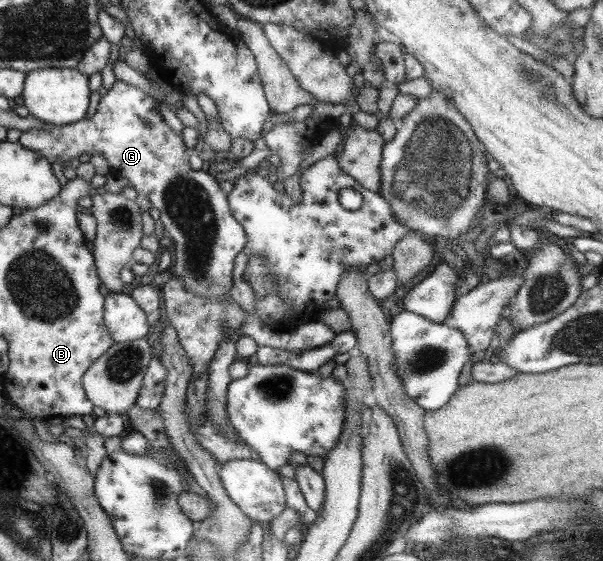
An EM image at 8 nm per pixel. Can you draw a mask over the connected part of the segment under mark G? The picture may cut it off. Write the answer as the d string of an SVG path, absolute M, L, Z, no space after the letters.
M115 80L111 88L106 91L106 94L100 97L95 115L93 115L91 119L87 119L85 117L75 123L70 123L63 126L43 123L42 128L32 128L30 130L22 131L18 138L18 142L23 147L39 153L39 155L43 156L50 163L50 165L54 161L61 164L63 161L69 161L73 157L78 157L81 154L91 156L92 153L101 153L108 163L110 171L109 175L126 179L129 187L133 188L137 194L145 195L145 197L147 197L150 201L151 206L159 210L160 220L158 226L161 227L158 228L165 229L165 231L169 234L169 237L171 237L171 243L173 243L173 263L170 264L172 271L171 274L182 283L183 289L191 295L198 295L199 297L204 297L205 299L228 299L230 298L230 289L232 286L232 269L234 268L234 259L245 245L246 233L243 231L241 225L233 219L233 216L228 208L226 195L221 192L218 187L218 183L211 175L211 171L206 168L202 171L193 171L189 167L187 162L189 150L183 145L180 134L181 133L171 131L171 128L163 121L160 109L158 108L158 102L155 101L155 99L134 85Z

